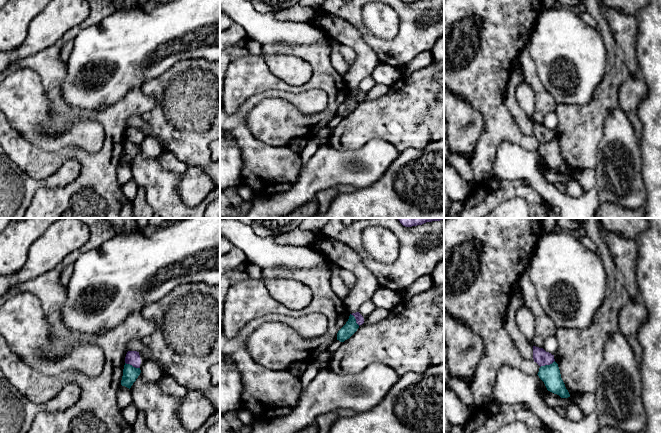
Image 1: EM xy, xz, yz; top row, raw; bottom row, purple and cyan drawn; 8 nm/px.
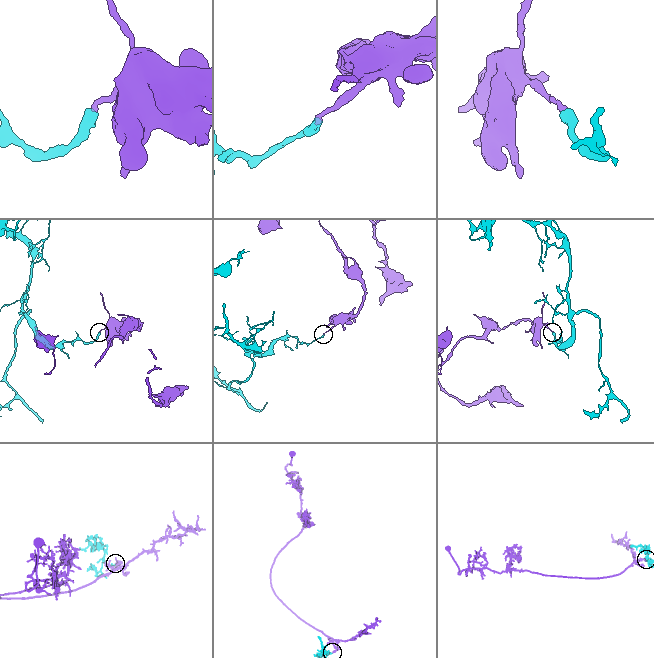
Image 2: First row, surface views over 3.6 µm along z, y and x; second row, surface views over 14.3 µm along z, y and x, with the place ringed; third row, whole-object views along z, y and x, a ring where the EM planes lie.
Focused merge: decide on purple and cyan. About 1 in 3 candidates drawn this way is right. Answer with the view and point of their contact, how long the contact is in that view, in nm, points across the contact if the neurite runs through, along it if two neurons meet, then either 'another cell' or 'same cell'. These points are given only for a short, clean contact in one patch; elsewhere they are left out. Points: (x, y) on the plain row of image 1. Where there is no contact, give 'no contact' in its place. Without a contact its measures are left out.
xy (132, 141) | 130 nm | along xy (125, 138), (139, 144) | another cell

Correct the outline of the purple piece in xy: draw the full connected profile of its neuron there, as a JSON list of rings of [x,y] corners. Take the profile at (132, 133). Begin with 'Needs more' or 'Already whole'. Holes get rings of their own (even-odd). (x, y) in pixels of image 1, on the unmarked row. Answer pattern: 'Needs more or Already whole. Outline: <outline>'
Already whole. Outline: [[[128,127],[125,133],[125,139],[130,140],[135,144],[140,144],[141,135],[140,135],[139,128]]]

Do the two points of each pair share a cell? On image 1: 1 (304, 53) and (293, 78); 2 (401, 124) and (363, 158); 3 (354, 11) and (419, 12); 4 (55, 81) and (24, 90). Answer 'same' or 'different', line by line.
1: different
2: different
3: same
4: different

